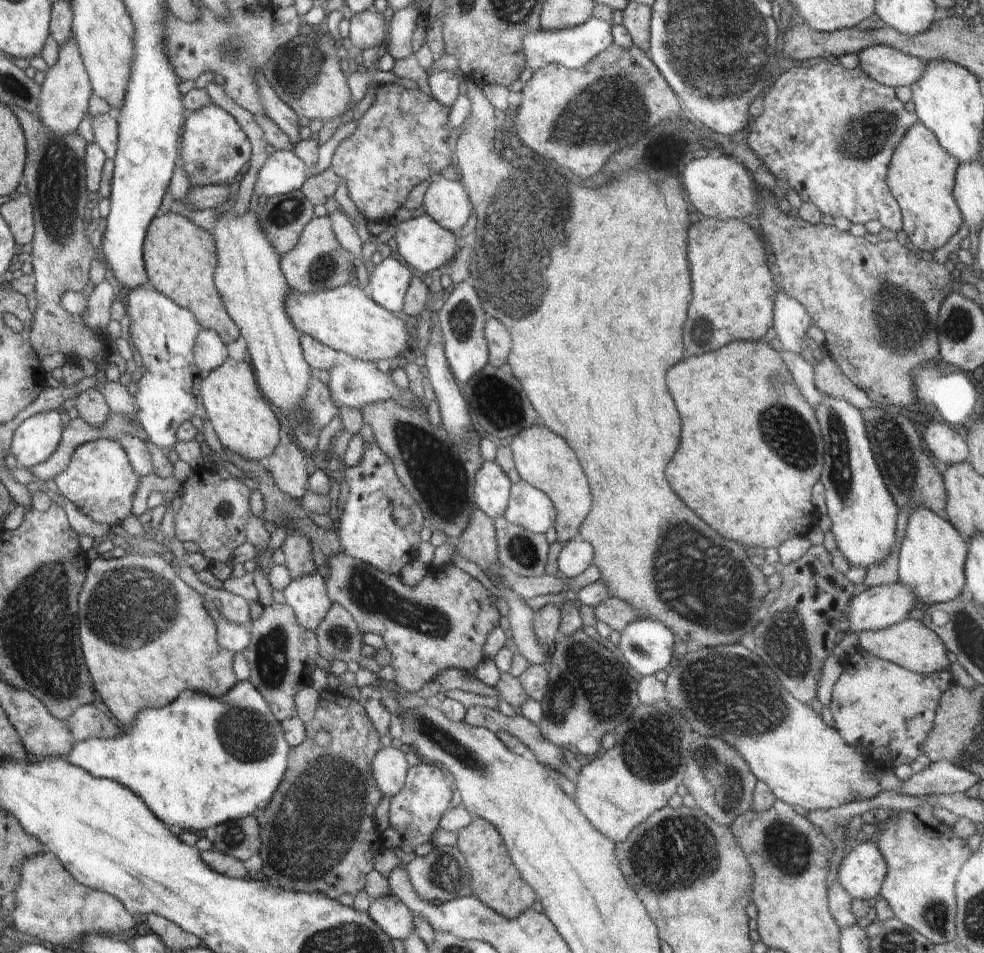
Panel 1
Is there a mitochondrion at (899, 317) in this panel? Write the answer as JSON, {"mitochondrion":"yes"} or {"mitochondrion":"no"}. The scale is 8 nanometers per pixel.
{"mitochondrion":"yes"}

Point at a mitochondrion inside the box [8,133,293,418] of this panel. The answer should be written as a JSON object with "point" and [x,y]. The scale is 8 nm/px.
{"point":[202,166]}

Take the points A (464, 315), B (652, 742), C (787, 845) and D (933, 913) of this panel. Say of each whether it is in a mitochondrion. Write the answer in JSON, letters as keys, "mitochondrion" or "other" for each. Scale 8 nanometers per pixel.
{"A":"mitochondrion","B":"mitochondrion","C":"mitochondrion","D":"mitochondrion"}

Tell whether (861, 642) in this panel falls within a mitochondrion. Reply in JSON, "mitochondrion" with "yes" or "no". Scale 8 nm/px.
{"mitochondrion":"no"}

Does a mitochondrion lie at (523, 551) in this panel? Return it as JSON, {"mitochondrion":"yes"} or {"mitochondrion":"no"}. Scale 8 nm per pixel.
{"mitochondrion":"yes"}

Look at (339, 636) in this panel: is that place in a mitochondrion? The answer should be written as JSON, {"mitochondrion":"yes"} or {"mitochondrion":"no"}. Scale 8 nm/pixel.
{"mitochondrion":"yes"}

